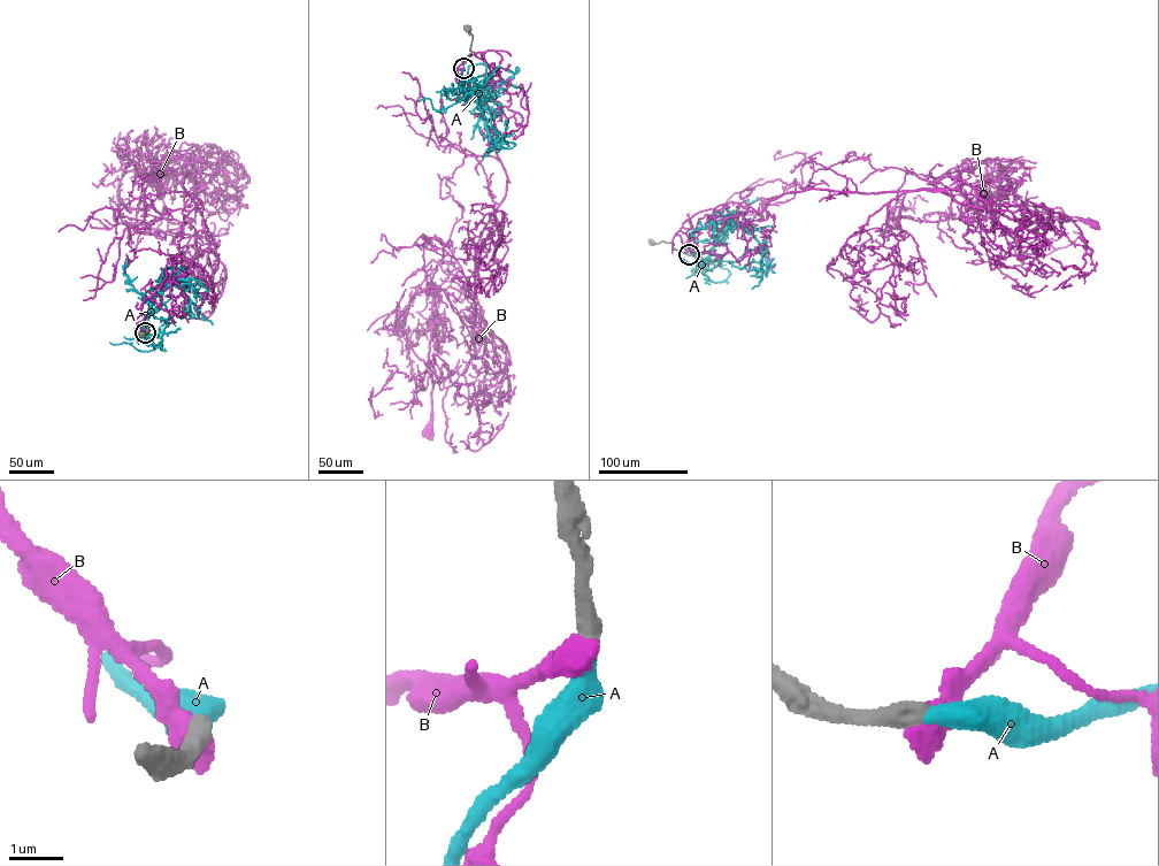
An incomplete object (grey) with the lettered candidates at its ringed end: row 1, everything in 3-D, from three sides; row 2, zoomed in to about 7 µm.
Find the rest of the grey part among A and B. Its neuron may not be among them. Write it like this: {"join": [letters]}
{"join": ["A"]}

